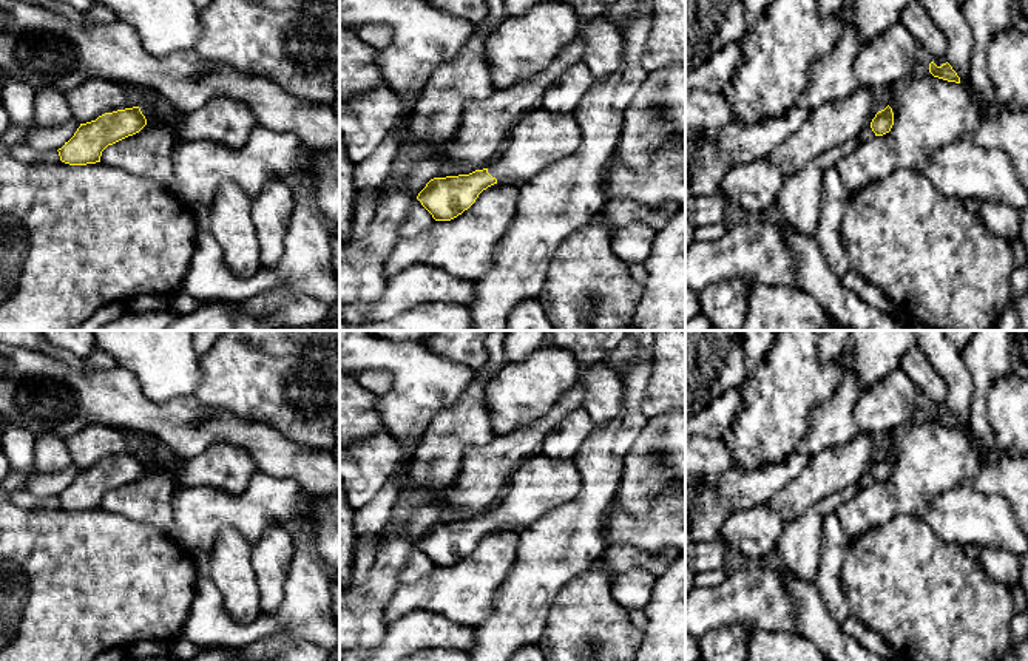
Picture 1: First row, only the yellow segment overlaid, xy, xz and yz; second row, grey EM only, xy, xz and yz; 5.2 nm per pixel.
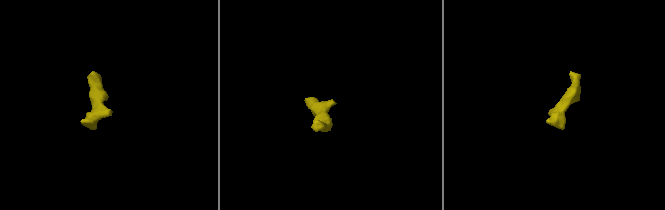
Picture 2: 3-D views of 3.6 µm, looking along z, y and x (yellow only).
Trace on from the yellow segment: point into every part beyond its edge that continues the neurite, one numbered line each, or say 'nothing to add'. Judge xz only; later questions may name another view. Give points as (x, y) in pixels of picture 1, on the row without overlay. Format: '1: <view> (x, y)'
1: xz (539, 485)

